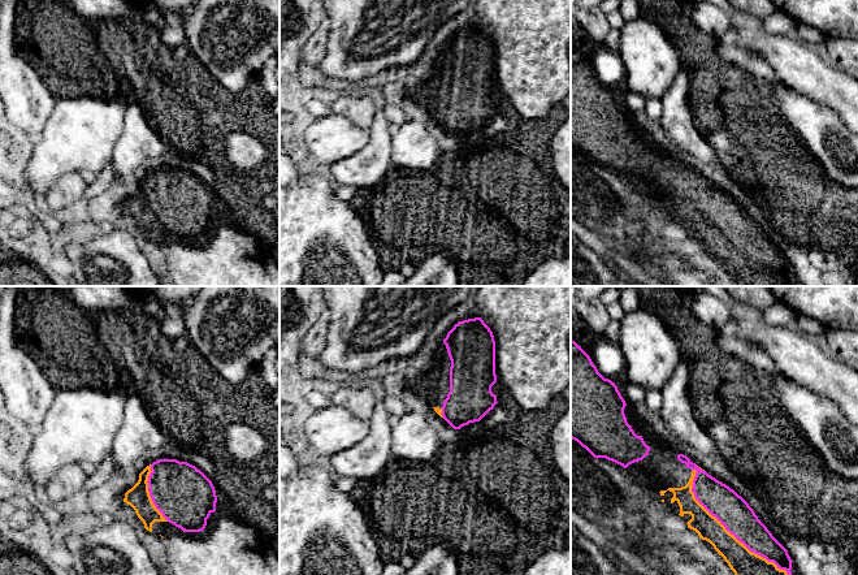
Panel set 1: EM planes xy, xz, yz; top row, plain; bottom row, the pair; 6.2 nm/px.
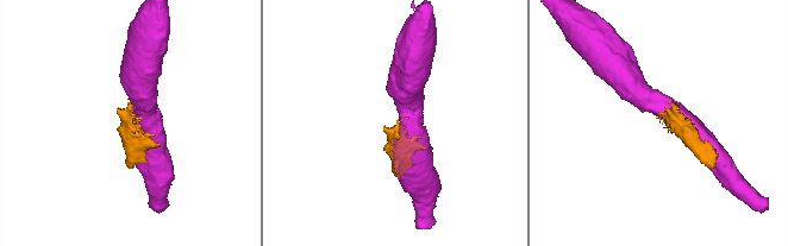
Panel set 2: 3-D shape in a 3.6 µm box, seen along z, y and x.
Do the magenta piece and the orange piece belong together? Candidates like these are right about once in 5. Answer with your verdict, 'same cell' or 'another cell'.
same cell

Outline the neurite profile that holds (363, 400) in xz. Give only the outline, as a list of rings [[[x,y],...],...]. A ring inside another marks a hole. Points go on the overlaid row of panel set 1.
[[[347,384],[332,395],[332,405],[344,406],[360,419],[372,420],[380,410],[380,390],[374,384]]]

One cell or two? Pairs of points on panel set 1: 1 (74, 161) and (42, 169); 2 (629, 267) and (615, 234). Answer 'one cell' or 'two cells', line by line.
1: one cell
2: two cells

